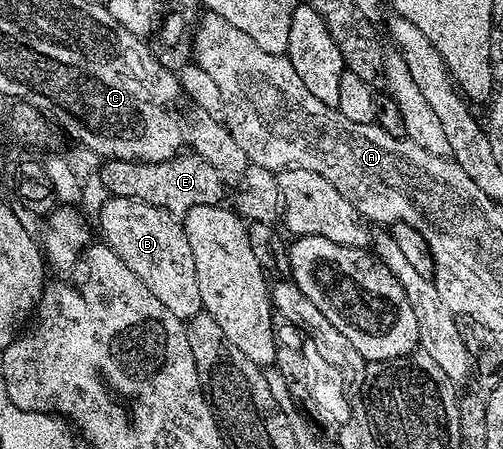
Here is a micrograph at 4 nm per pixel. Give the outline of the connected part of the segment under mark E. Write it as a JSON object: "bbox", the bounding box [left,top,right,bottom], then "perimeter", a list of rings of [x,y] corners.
{"bbox":[102,154,224,218],"perimeter":[[[179,154],[159,164],[139,160],[106,160],[103,165],[102,184],[109,195],[148,202],[165,212],[173,212],[179,218],[192,210],[192,206],[222,204],[224,200],[222,176],[212,166],[208,166],[204,158],[193,154]]]}

